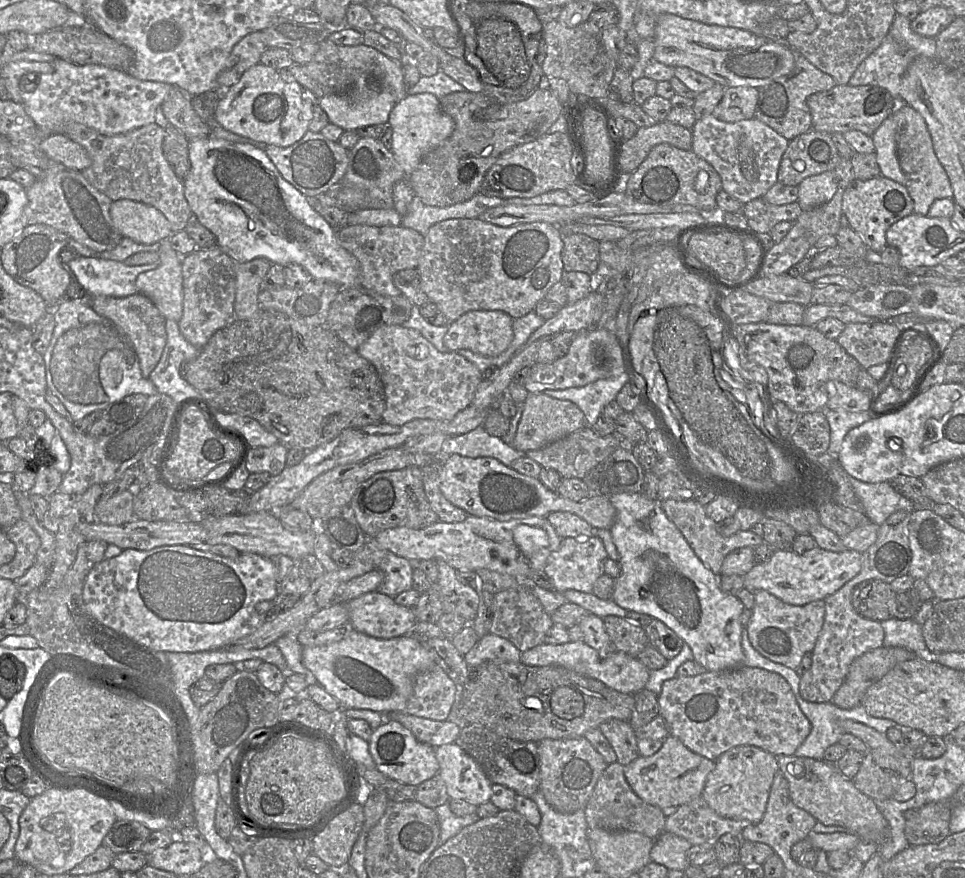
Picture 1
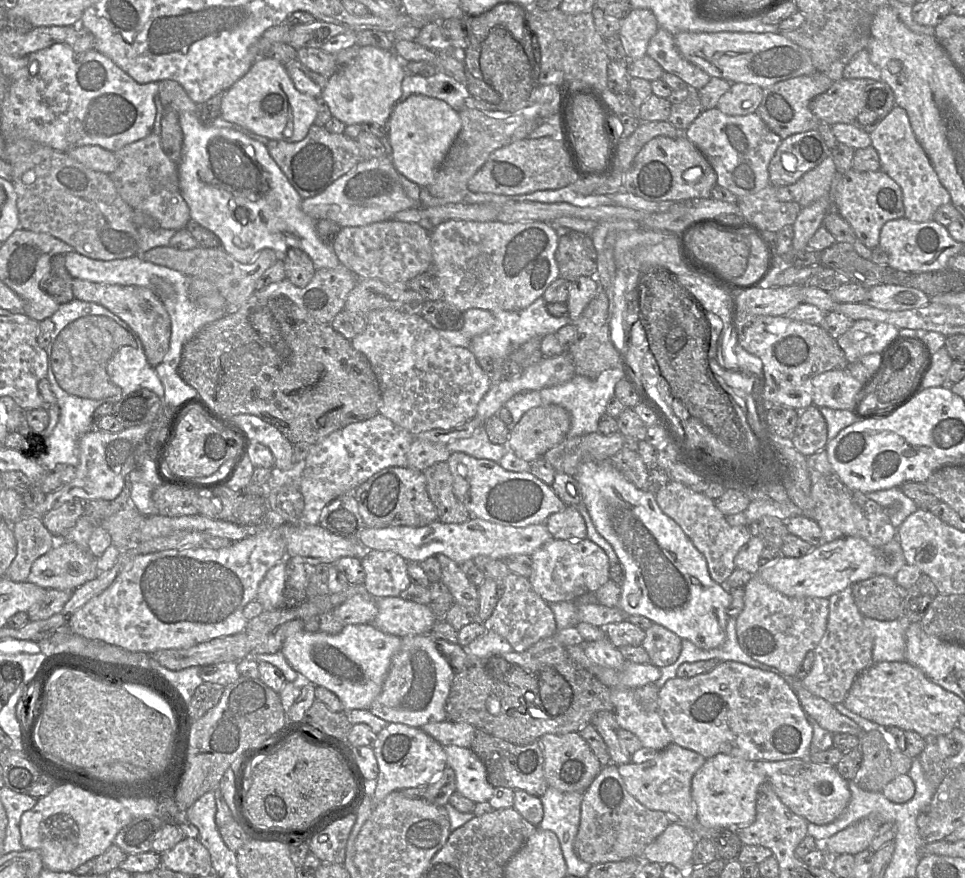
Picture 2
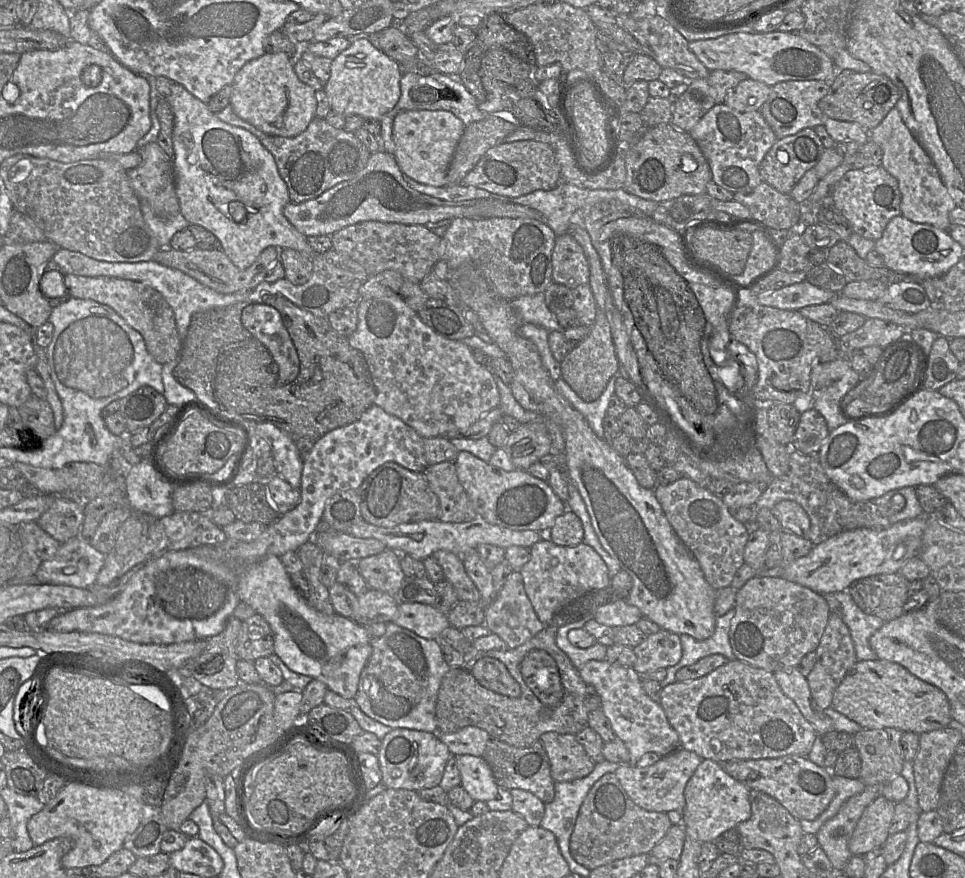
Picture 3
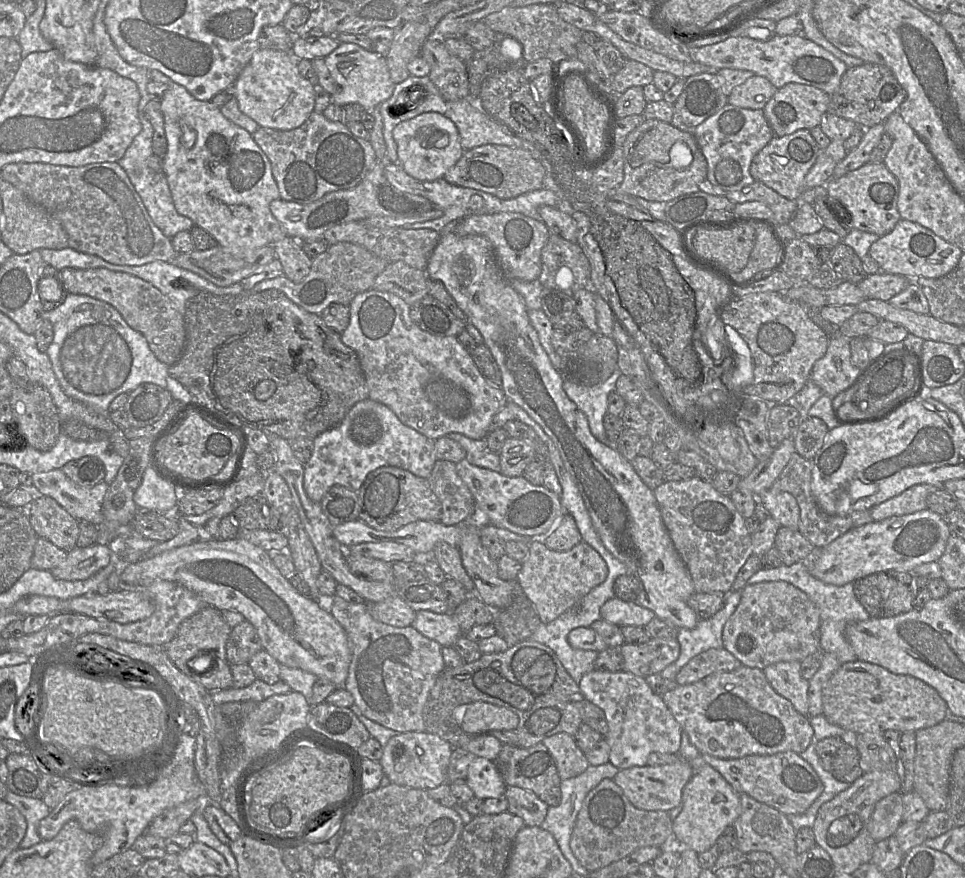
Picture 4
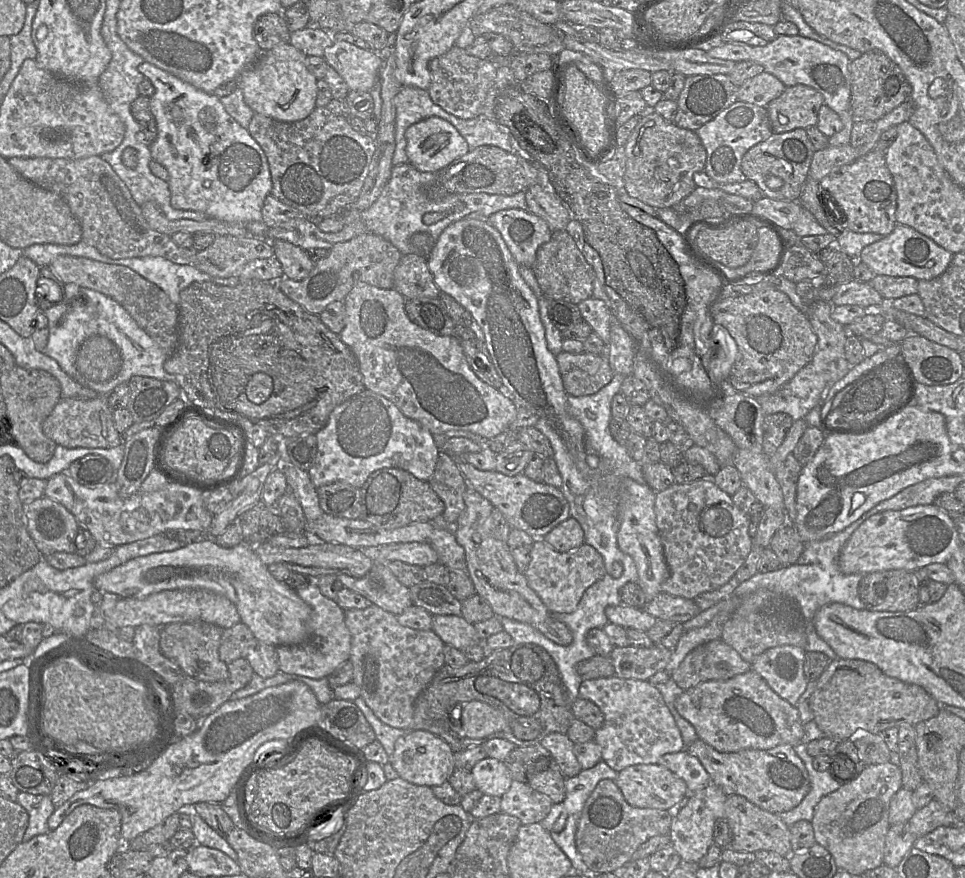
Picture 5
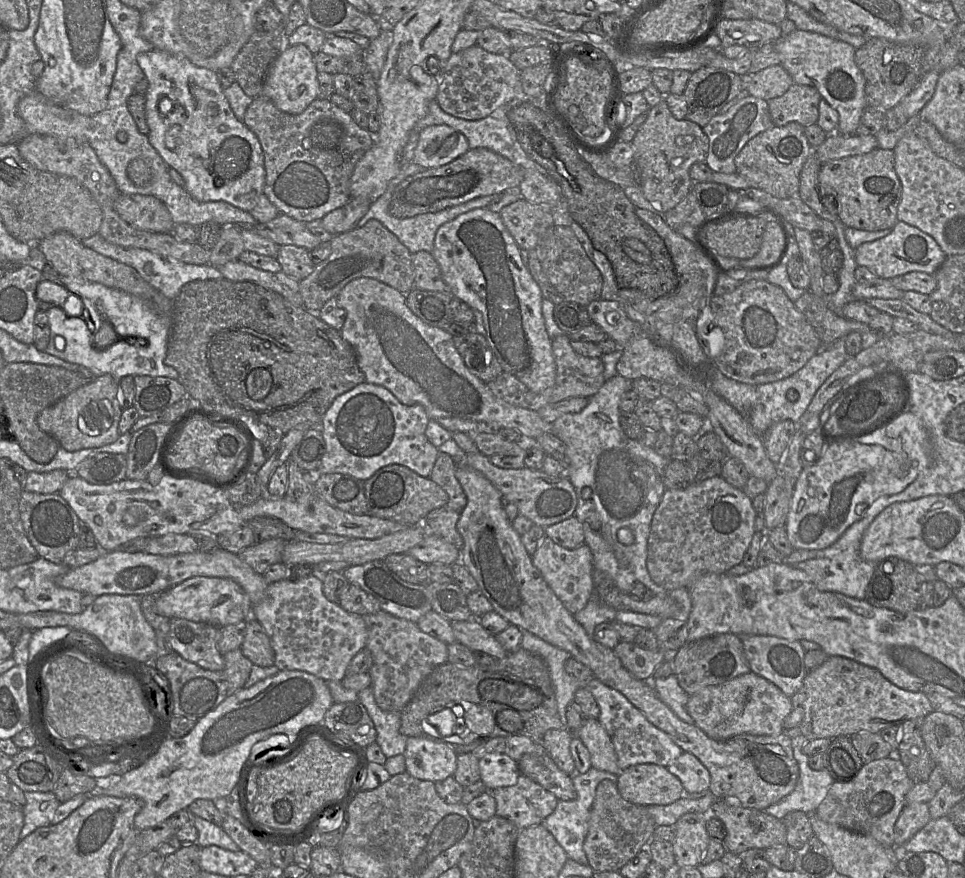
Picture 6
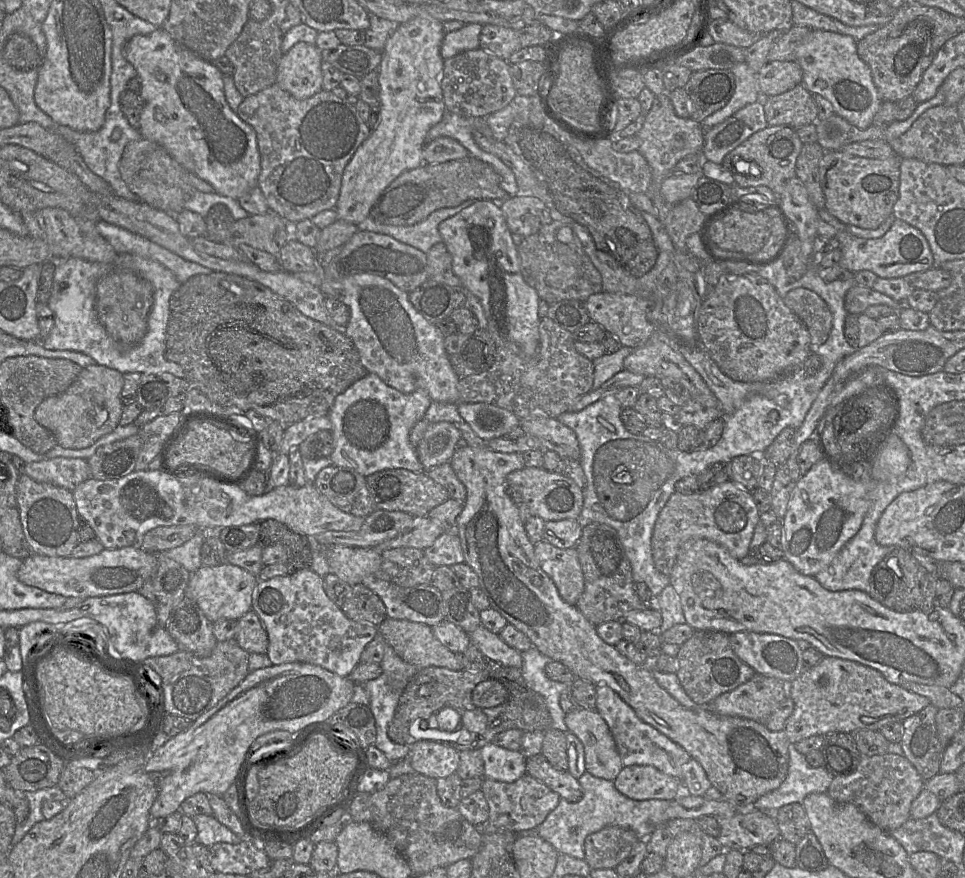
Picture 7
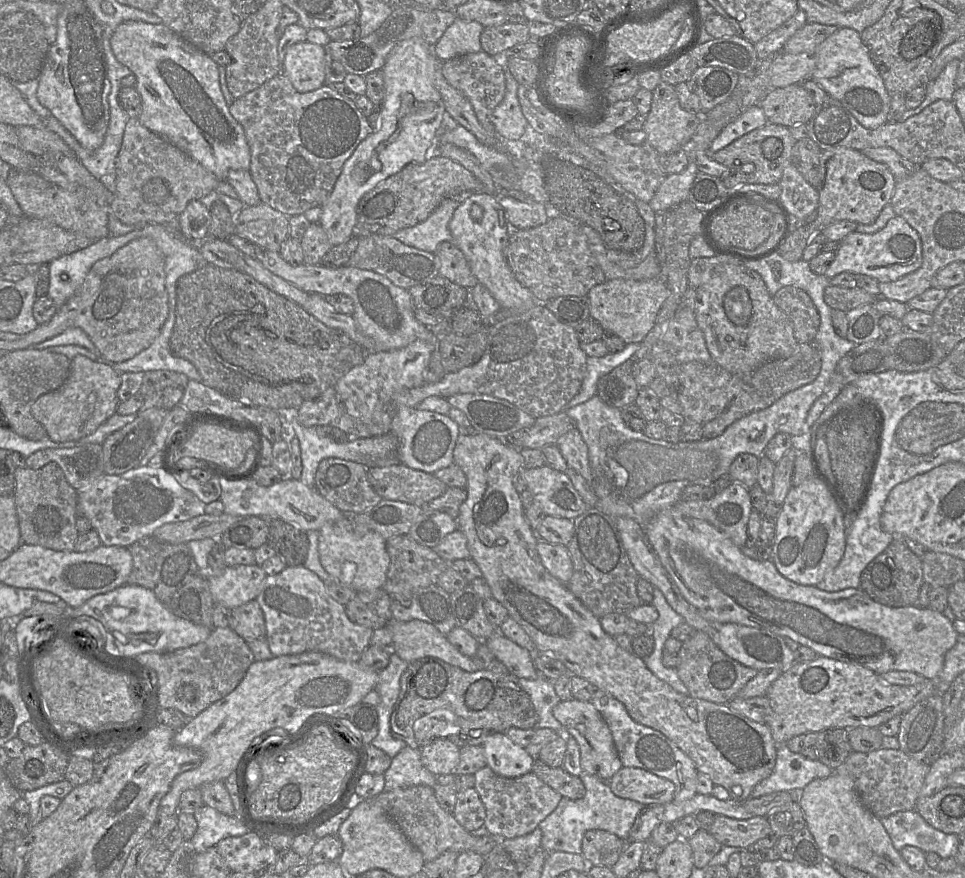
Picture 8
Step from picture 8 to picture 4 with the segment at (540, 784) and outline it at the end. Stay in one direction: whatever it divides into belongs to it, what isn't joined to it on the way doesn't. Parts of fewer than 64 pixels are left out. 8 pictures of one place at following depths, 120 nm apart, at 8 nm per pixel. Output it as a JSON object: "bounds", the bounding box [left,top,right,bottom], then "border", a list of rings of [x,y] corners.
{"bounds":[505,786,549,826],"border":[[[508,786],[505,796],[508,801],[507,811],[521,817],[526,826],[540,826],[546,818],[549,806],[534,792]]]}

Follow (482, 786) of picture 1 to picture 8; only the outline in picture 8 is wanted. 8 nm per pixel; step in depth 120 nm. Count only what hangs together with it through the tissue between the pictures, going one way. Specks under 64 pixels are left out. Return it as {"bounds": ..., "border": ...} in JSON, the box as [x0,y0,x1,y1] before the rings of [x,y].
{"bounds":[482,734,536,778],"border":[[[491,734],[486,737],[482,746],[487,766],[496,774],[506,778],[516,778],[532,771],[536,758],[525,748],[515,744],[506,734]]]}

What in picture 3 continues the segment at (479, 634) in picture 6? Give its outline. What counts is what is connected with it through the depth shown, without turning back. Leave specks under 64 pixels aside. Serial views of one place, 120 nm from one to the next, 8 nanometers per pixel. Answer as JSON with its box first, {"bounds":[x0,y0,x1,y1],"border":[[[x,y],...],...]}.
{"bounds":[392,603,450,639],"border":[[[399,603],[392,622],[425,639],[438,639],[441,632],[450,626],[447,614],[433,605],[422,603]]]}

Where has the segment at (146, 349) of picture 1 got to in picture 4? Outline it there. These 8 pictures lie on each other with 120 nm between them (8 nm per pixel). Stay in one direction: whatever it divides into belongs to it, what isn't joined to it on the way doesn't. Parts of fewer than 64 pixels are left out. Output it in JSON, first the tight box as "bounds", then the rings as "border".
{"bounds":[59,268,186,366],"border":[[[65,268],[59,271],[59,276],[66,293],[87,295],[116,308],[126,323],[146,338],[158,360],[170,366],[180,359],[186,345],[184,315],[151,283],[134,275],[106,268]]]}

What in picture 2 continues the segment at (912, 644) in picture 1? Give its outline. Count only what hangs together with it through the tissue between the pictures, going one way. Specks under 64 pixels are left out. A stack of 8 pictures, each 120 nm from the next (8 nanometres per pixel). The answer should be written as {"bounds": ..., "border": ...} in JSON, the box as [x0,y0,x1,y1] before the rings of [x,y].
{"bounds":[862,616,908,663],"border":[[[863,616],[862,621],[873,636],[873,663],[905,661],[905,632],[908,626],[905,618],[879,621]]]}

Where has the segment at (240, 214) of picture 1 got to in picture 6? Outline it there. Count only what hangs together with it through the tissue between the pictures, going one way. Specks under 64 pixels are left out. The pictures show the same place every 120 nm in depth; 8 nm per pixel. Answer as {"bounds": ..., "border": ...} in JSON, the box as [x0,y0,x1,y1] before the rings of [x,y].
{"bounds":[137,49,265,213],"border":[[[158,49],[139,54],[137,63],[149,82],[145,117],[153,148],[181,174],[193,199],[223,201],[250,213],[265,187],[264,153],[257,136],[233,113],[217,73]]]}

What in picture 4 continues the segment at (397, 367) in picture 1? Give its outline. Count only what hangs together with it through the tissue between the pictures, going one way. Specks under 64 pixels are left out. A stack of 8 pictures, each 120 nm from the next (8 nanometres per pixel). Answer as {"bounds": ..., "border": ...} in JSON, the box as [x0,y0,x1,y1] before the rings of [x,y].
{"bounds":[340,289,508,440],"border":[[[369,289],[357,294],[348,306],[349,324],[340,336],[359,358],[369,399],[386,405],[404,425],[430,439],[437,440],[449,433],[460,433],[471,439],[486,438],[493,417],[508,399],[501,387],[493,386],[483,377],[457,336],[435,336],[422,330],[410,317],[411,306],[391,292]]]}

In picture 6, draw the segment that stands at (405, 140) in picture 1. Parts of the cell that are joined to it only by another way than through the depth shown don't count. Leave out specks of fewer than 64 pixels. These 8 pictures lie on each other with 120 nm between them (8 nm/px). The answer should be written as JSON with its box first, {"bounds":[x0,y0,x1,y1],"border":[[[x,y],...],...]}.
{"bounds":[413,125,469,168],"border":[[[432,125],[419,133],[413,163],[422,168],[443,166],[469,150],[466,137],[447,125]]]}

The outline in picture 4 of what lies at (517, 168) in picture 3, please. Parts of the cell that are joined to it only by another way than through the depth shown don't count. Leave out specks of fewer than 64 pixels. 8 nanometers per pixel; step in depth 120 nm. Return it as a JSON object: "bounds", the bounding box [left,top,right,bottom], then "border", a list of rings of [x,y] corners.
{"bounds":[442,144,546,199],"border":[[[488,144],[465,151],[442,179],[452,185],[480,190],[500,199],[511,199],[543,188],[545,175],[546,168],[528,151]]]}

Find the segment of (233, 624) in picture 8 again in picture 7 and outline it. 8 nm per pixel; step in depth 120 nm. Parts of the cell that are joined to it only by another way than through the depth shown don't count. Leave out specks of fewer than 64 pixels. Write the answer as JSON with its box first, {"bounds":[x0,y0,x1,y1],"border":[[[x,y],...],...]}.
{"bounds":[235,609,267,654],"border":[[[252,609],[238,619],[235,639],[248,653],[266,654],[267,652],[267,631]]]}

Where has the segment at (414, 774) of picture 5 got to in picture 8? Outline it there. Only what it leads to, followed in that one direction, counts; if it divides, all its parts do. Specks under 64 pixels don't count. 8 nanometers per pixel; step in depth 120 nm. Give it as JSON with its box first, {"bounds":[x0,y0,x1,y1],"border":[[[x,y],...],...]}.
{"bounds":[421,739,460,776],"border":[[[437,739],[421,749],[421,761],[435,776],[451,774],[460,762],[460,747],[449,739]]]}

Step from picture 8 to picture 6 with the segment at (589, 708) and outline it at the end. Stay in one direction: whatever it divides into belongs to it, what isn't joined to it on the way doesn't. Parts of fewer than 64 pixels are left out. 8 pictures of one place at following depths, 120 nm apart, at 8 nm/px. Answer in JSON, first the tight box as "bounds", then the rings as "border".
{"bounds":[577,718,618,774],"border":[[[587,718],[577,736],[587,747],[591,766],[598,770],[618,774],[617,755],[612,740],[598,719]]]}

